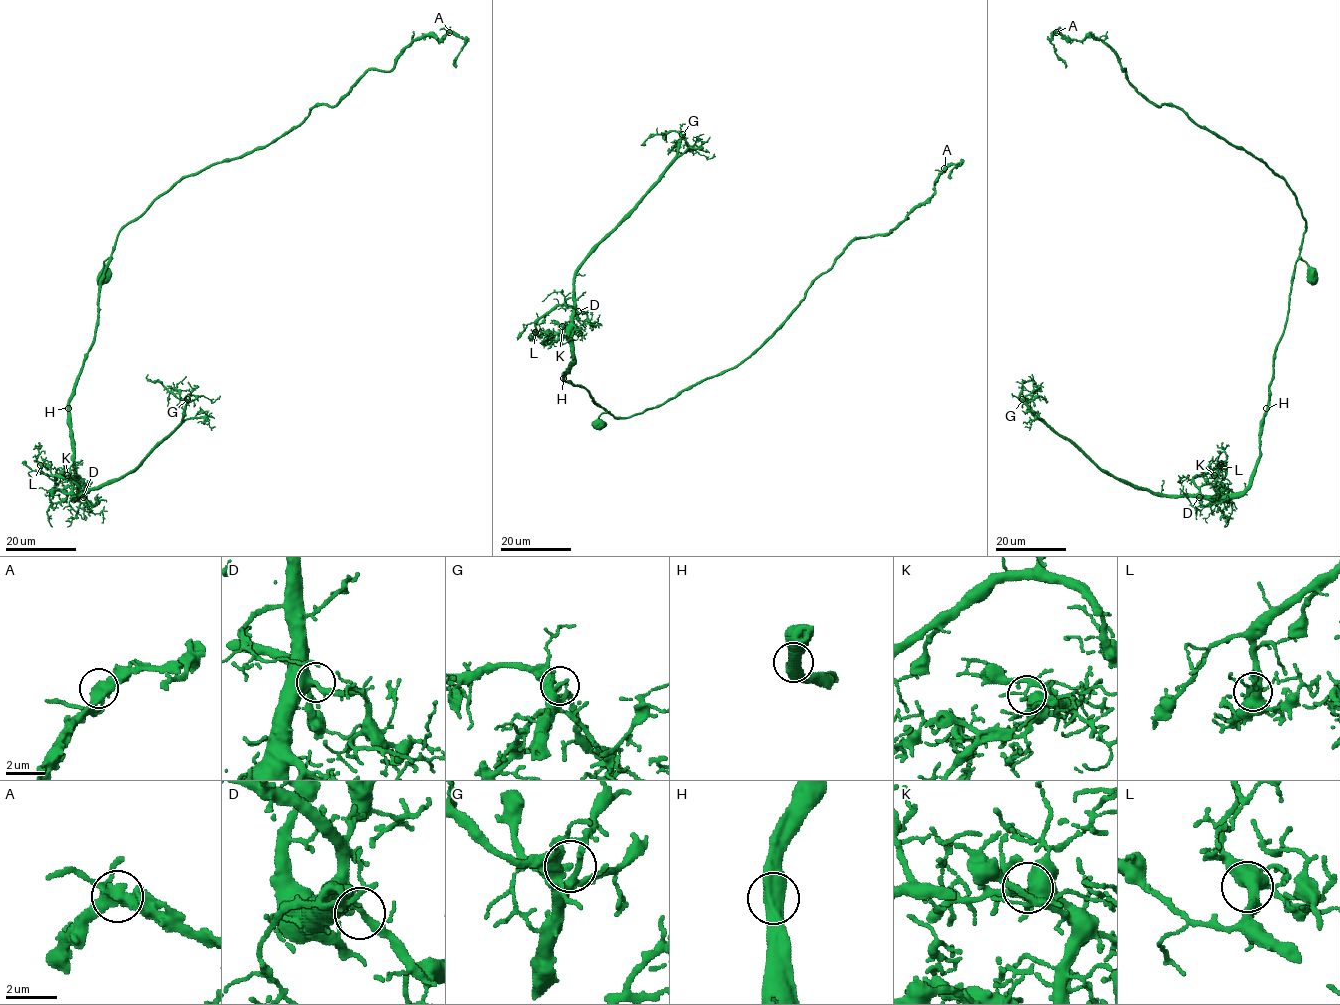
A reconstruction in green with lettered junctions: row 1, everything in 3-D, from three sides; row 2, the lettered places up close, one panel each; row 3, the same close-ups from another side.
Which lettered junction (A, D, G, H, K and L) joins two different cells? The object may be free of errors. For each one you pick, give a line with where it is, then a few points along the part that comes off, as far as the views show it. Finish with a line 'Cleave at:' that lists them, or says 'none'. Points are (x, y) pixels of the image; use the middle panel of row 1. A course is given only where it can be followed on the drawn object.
Cleave at: none

